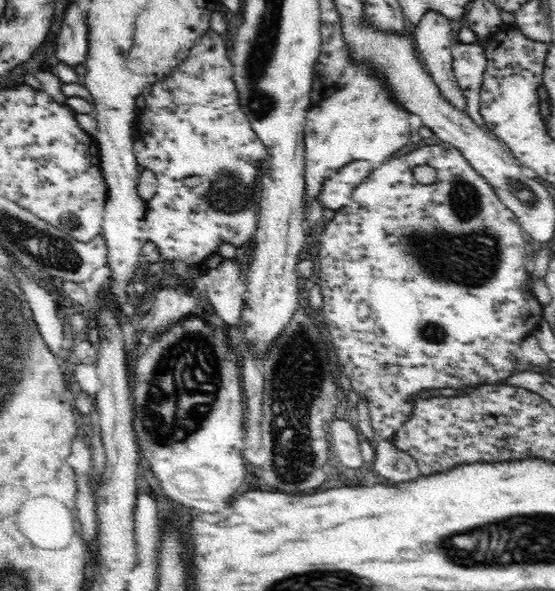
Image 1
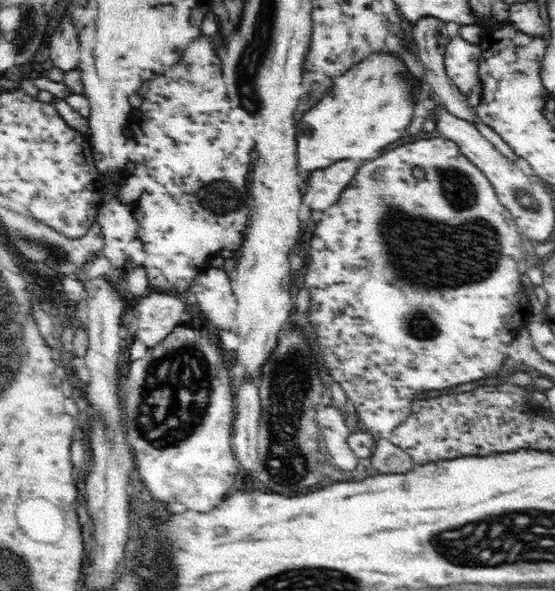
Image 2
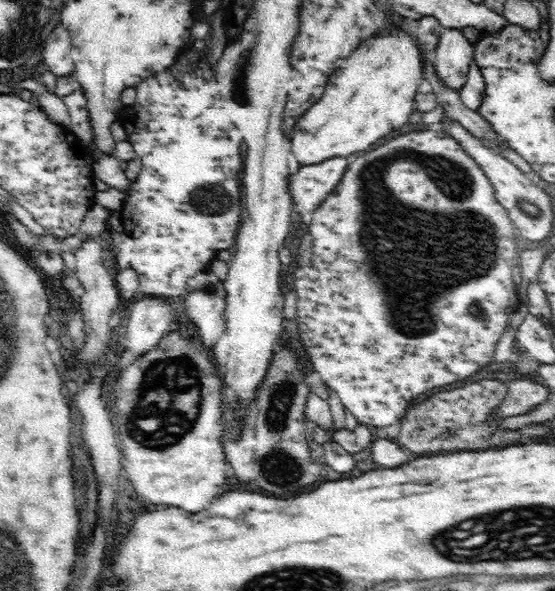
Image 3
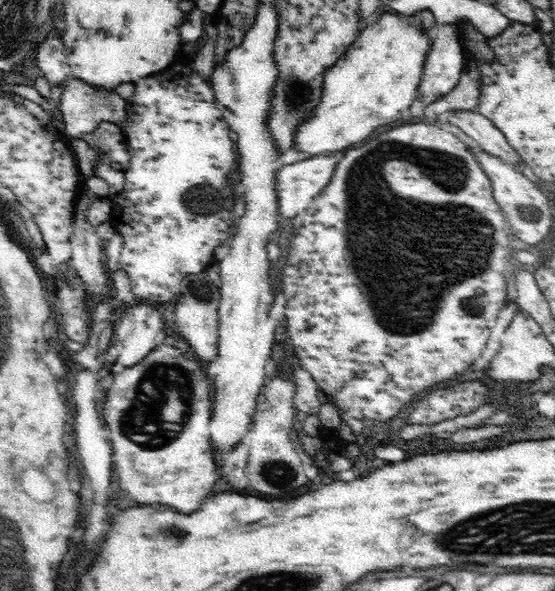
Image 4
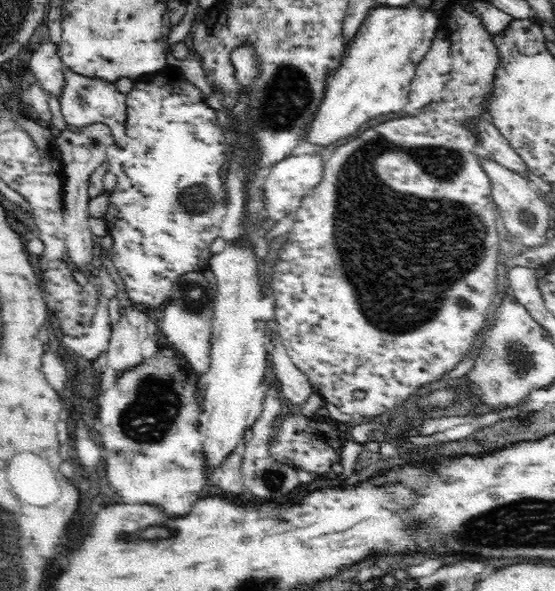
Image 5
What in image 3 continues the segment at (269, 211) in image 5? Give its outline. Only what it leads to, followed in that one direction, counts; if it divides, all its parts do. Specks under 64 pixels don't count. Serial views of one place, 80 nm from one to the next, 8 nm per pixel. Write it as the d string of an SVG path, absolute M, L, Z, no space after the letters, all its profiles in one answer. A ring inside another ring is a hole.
M330 157L319 163L300 166L289 178L289 192L295 212L316 210L340 184L348 164L348 157Z

